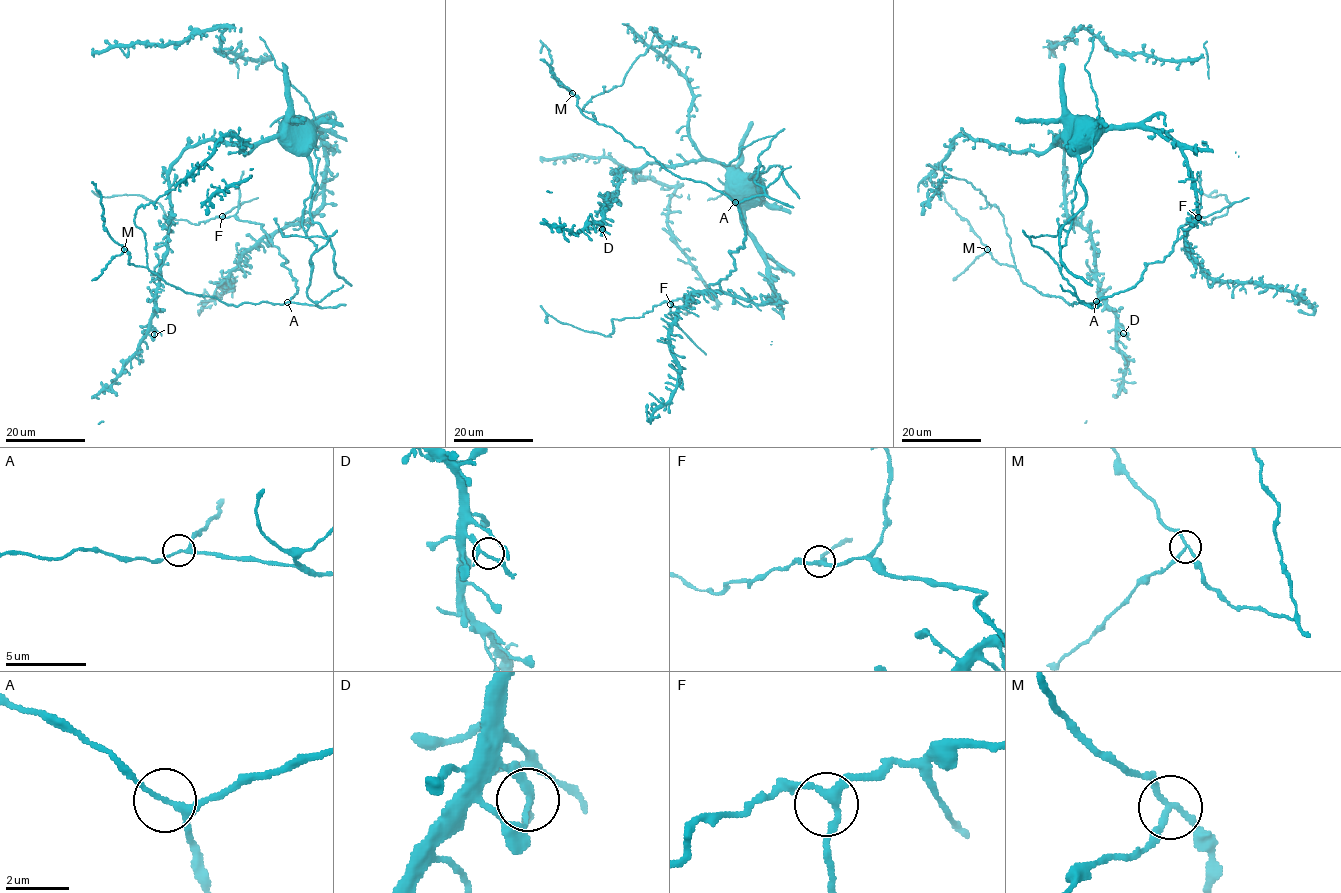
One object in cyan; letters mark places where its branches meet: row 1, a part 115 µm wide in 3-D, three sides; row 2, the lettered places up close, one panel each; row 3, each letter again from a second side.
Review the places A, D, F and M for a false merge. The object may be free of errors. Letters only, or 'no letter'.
M

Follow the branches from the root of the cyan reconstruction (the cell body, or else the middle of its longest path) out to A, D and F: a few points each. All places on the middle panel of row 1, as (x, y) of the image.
A: (752, 195), (760, 196), (756, 184), (763, 182), (750, 177), (762, 166), (754, 181), (765, 193), (735, 202)
D: (752, 195), (757, 197), (716, 162), (647, 163), (616, 171), (618, 192), (605, 205), (602, 229)
F: (752, 195), (745, 223), (771, 301), (754, 304), (711, 284), (670, 304)

